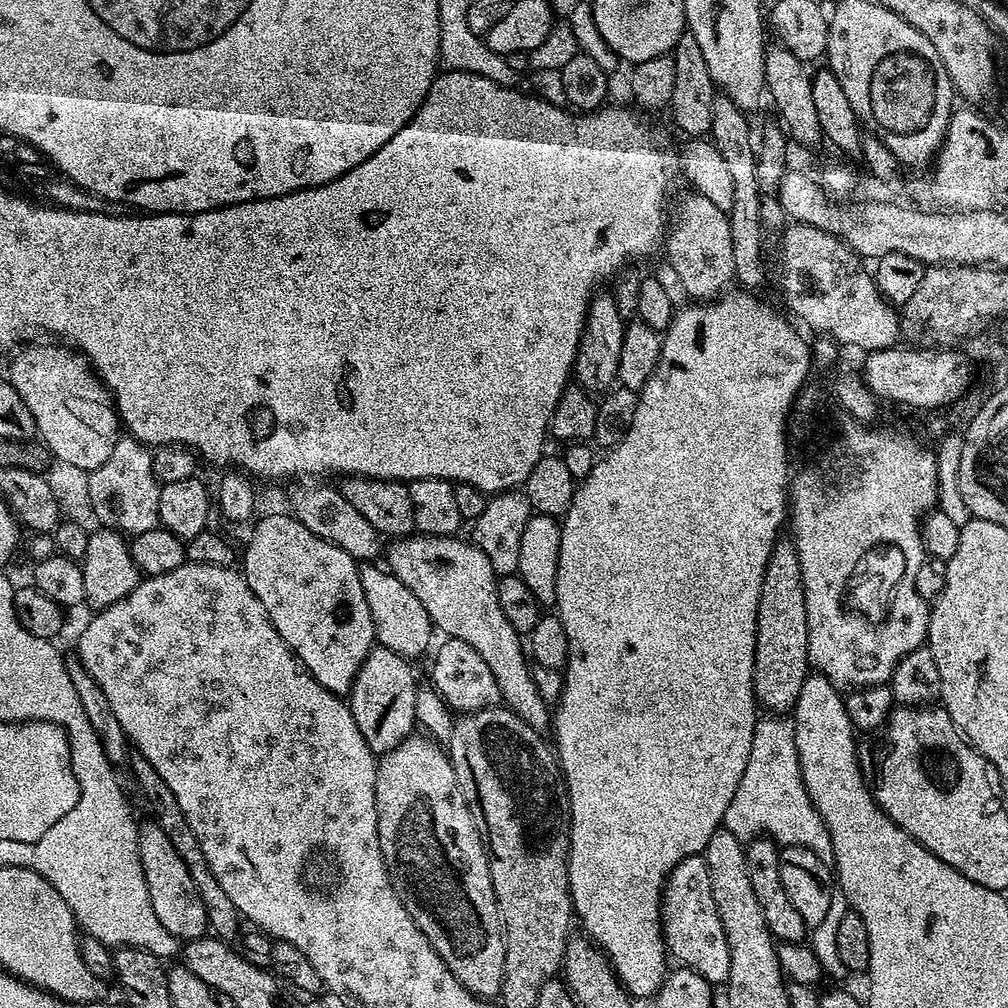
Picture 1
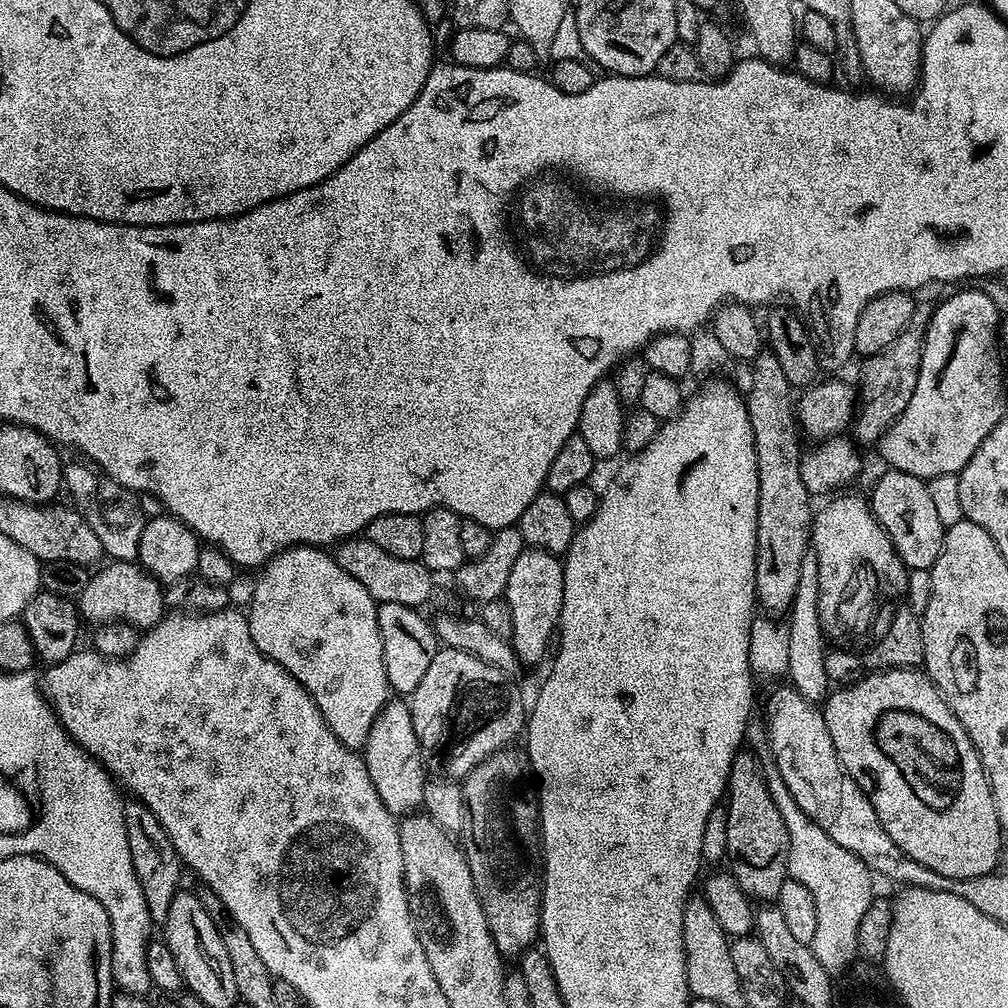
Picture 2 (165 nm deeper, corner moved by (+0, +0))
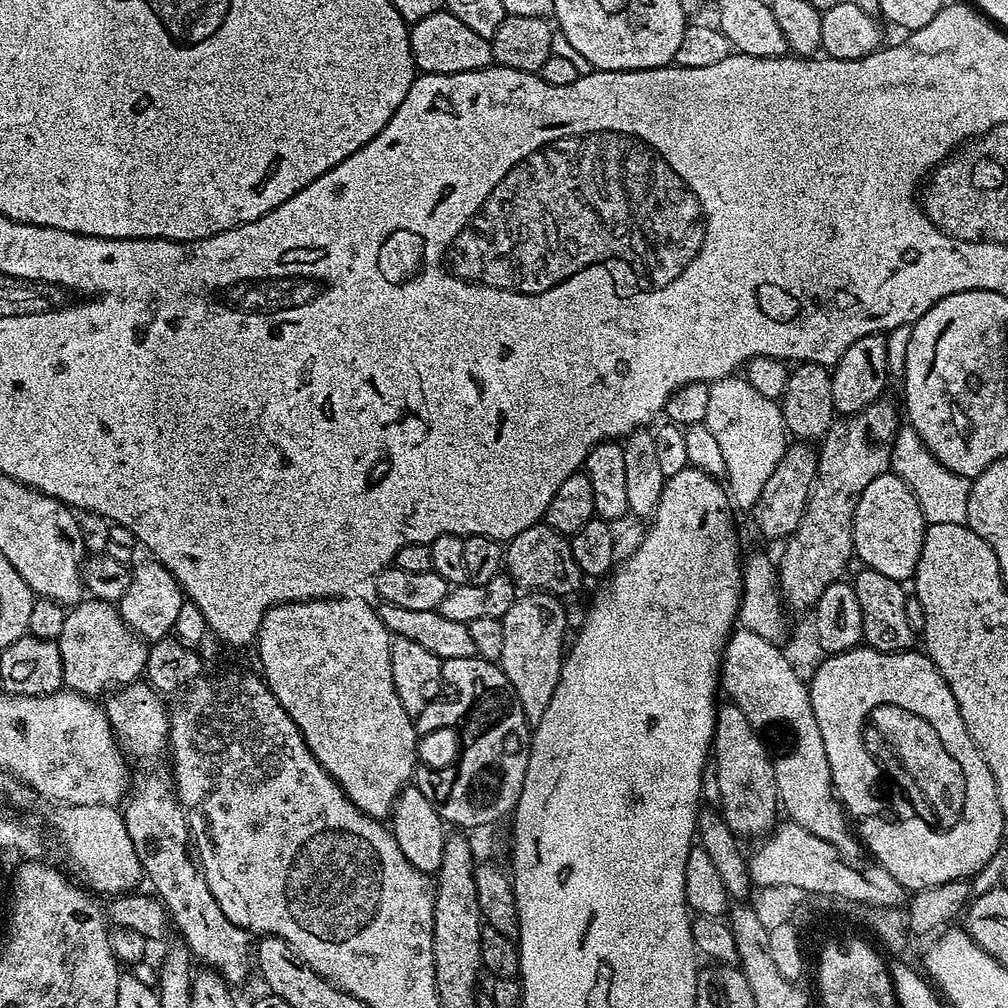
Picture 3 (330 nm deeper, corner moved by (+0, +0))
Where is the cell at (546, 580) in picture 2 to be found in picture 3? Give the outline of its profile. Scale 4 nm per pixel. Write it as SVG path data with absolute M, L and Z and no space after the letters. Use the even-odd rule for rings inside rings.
M525 591L517 595L516 601L506 610L502 617L503 647L501 658L498 661L500 669L510 678L518 698L522 702L522 710L526 714L529 725L534 726L546 714L546 706L550 706L550 698L554 698L554 686L558 686L560 668L564 664L566 655L566 640L564 644L564 631L568 628L568 616L564 613L565 601L558 596L552 596L549 592Z

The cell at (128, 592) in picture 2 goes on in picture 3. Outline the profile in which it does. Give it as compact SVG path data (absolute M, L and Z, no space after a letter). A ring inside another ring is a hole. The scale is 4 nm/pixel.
M84 598L80 603L71 605L62 622L62 634L58 637L58 643L62 654L64 688L83 696L100 698L100 695L103 697L125 684L135 683L148 667L149 645L124 625L119 607L116 604L108 604L104 600Z

